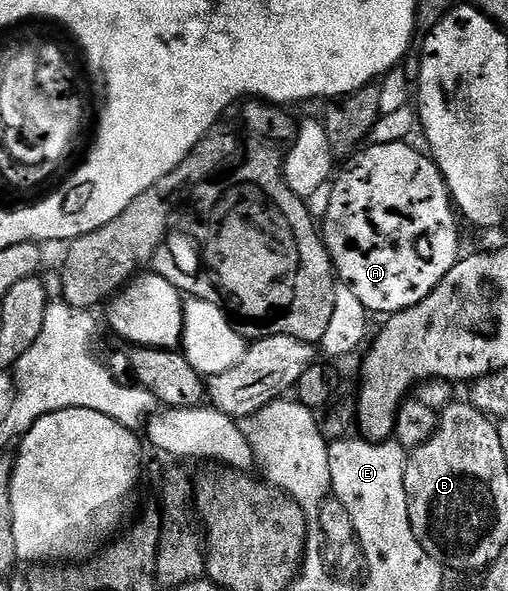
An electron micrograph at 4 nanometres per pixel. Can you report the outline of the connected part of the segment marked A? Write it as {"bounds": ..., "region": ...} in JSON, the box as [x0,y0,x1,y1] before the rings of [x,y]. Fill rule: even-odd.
{"bounds":[320,141,460,316],"region":[[[409,141],[398,143],[367,145],[365,148],[359,149],[345,163],[346,171],[342,175],[337,175],[336,181],[333,183],[334,192],[330,196],[330,203],[326,206],[326,223],[321,223],[320,233],[322,241],[326,244],[326,250],[330,254],[330,259],[334,261],[334,269],[337,277],[343,283],[346,283],[354,290],[356,296],[360,298],[367,310],[381,316],[389,316],[398,314],[402,310],[409,310],[411,306],[418,306],[426,297],[438,287],[444,280],[444,276],[448,276],[451,268],[457,264],[460,251],[458,251],[458,222],[459,215],[456,213],[456,207],[451,197],[449,186],[446,183],[445,176],[442,175],[441,168],[429,153],[421,154],[416,147],[410,146]]]}

